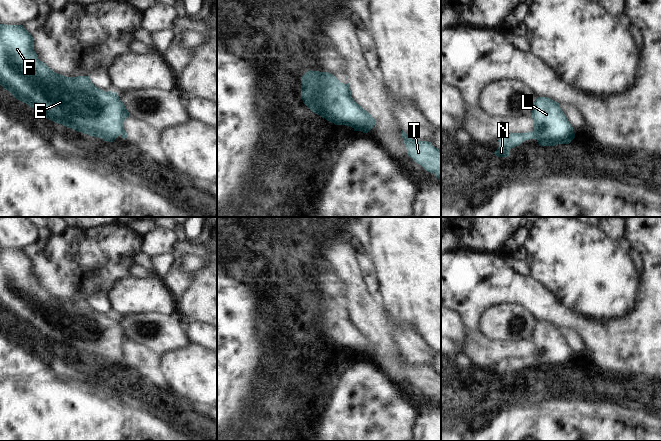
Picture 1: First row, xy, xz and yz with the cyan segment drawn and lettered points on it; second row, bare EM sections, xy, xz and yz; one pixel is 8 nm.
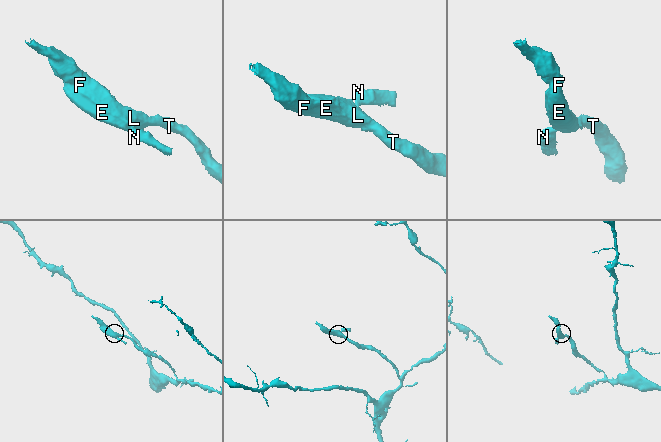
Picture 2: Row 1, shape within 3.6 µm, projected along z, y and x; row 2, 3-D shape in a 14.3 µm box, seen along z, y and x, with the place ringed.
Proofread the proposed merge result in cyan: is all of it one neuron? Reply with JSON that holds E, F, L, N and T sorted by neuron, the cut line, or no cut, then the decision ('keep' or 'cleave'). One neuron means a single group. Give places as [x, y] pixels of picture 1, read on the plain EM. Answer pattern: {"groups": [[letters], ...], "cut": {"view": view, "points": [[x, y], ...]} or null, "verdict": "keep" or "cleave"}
{"groups": [["E", "F", "L", "T"], ["N"]], "cut": {"view": "yz", "points": [[532, 355], [537, 363]]}, "verdict": "cleave"}

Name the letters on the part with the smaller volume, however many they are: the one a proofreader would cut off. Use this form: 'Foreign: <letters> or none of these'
Foreign: N

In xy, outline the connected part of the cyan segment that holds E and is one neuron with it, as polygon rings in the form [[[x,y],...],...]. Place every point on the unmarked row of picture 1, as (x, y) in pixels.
[[[0,248],[0,309],[16,323],[35,333],[42,341],[107,366],[113,366],[125,356],[124,345],[130,340],[118,317],[106,316],[96,311],[89,300],[66,301],[58,298],[40,285],[34,275],[33,261],[23,249]]]

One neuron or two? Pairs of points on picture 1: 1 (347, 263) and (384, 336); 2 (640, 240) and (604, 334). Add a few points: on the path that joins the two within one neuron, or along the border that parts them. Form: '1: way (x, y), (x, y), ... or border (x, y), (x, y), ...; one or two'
1: way (354, 281), (357, 295), (366, 308), (369, 318); one
2: way (650, 268), (650, 305), (632, 323); one

